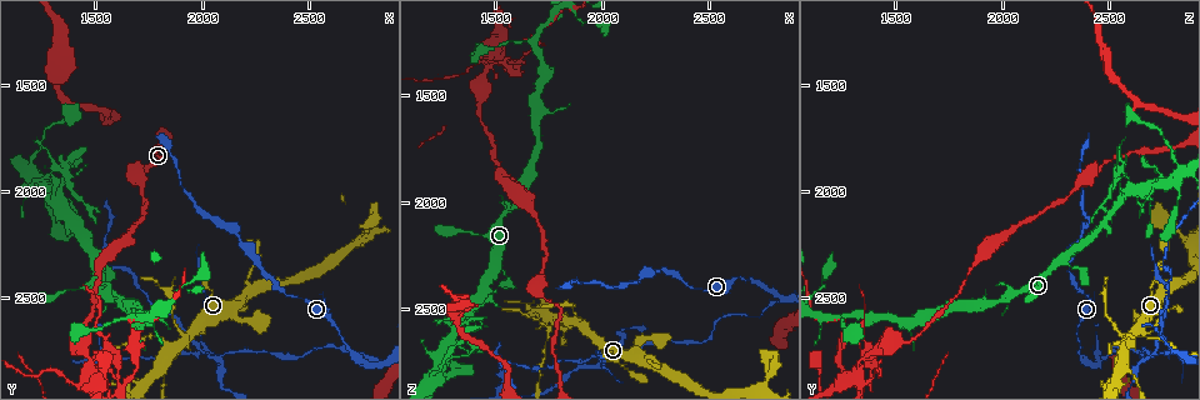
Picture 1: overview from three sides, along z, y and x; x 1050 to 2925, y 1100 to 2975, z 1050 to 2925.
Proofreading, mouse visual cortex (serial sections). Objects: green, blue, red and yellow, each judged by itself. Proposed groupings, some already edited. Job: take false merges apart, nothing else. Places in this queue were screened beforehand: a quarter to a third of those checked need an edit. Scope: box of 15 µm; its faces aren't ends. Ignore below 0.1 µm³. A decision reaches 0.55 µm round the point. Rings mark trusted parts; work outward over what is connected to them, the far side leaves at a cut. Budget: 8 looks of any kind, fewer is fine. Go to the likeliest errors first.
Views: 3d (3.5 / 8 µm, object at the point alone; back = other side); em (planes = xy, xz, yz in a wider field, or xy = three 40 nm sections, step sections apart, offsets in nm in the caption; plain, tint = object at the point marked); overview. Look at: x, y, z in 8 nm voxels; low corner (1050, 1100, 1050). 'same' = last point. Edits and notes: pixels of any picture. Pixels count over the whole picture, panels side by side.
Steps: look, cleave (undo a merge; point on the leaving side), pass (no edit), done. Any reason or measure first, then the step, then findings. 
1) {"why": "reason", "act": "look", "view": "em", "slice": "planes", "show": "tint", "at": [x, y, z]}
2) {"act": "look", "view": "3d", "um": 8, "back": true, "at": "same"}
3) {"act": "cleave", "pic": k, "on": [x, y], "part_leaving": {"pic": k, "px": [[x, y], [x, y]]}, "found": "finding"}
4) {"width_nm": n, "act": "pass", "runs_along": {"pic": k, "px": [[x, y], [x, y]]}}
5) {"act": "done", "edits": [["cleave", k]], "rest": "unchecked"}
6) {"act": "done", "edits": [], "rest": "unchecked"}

{"why": "sharp bend", "act": "look", "view": "3d", "um": 8, "at": [1770, 2680, 2580]}

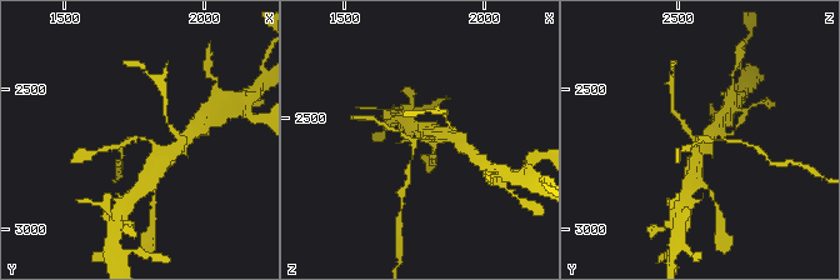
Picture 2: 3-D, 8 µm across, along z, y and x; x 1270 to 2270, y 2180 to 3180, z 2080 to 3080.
{"why": "zoom in", "act": "look", "view": "3d", "um": 3.5, "at": [1760, 2670, 2570]}

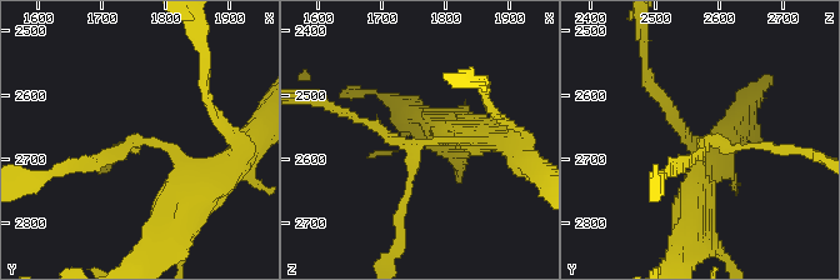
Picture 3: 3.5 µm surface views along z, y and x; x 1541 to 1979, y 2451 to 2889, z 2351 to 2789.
{"act": "look", "view": "em", "slice": "xy", "step": 1, "show": "tint", "at": [1770, 2665, 2575]}

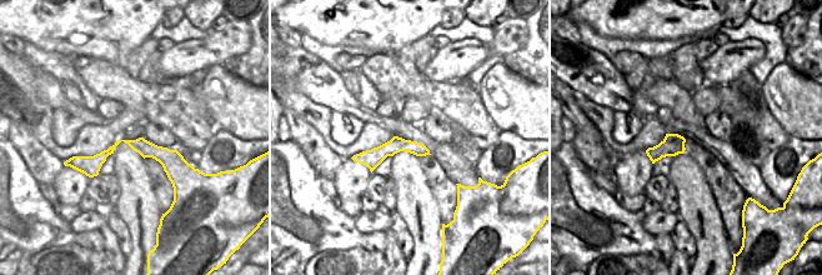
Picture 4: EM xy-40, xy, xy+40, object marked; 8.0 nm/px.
{"act": "cleave", "pic": 3, "on": [104, 158], "part_leaving": {"pic": 3, "px": [[140, 139], [109, 154]]}, "found": "a second cell is stuck on"}

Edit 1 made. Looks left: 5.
{"why": "sudden change in width", "act": "look", "view": "3d", "um": 3.5, "at": [1220, 1810, 2790]}

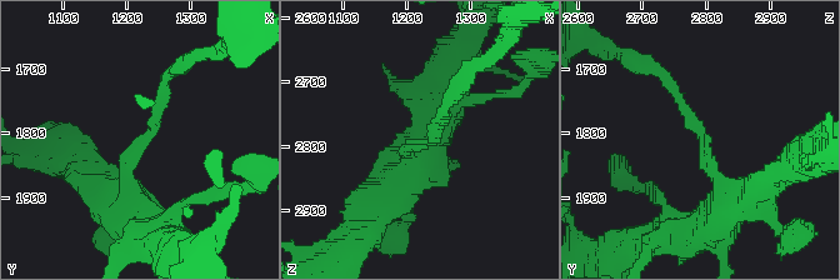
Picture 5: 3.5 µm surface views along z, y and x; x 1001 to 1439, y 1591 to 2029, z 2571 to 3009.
{"arm_widths_nm": [150, 450], "why": "need the tissue", "act": "look", "view": "em", "slice": "planes", "show": "tint", "at": [1220, 1825, 2795]}

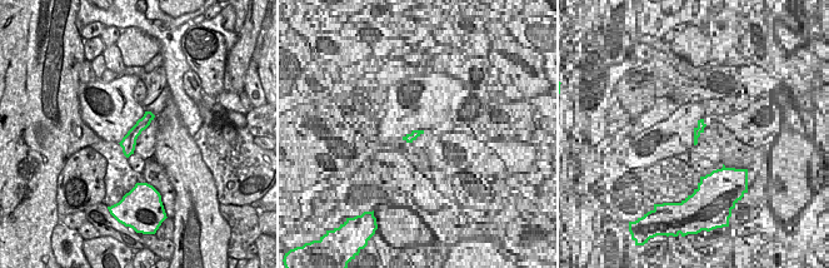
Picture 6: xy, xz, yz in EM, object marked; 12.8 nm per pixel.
{"act": "pass", "runs_along": {"pic": 6, "px": [[148, 114], [131, 135], [126, 152]]}, "found": "all the same cell"}

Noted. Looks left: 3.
{"act": "look", "view": "3d", "um": 8, "at": [1700, 1910, 2420]}

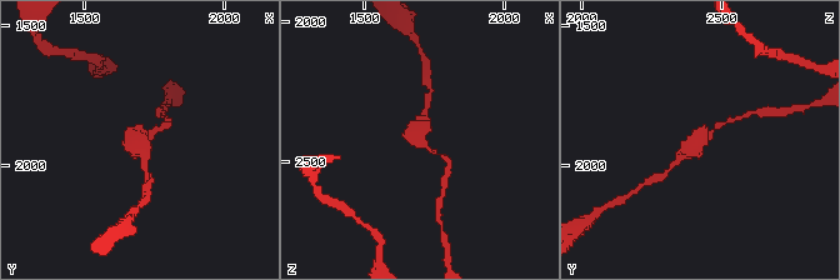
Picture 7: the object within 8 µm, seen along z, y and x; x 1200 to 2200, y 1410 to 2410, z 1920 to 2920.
{"why": "closer look", "act": "look", "view": "3d", "um": 3.5, "at": [1690, 1900, 2420]}

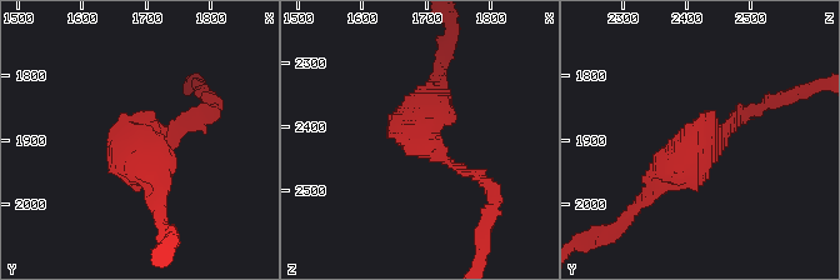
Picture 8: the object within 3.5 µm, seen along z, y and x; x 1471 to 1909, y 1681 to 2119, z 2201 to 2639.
{"act": "pass", "runs_along": {"pic": 8, "px": [[743, 114], [644, 201]]}, "found": "continuous, no second cell"}

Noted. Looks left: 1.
{"act": "done", "edits": [["cleave", 3]], "rest": "unchecked"}

